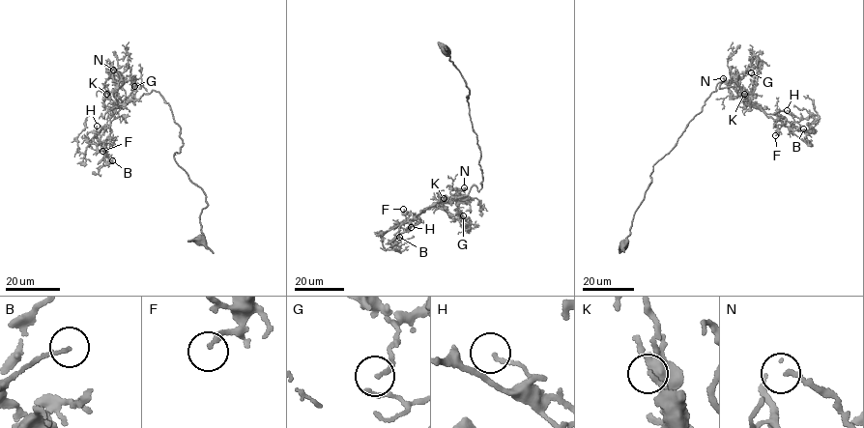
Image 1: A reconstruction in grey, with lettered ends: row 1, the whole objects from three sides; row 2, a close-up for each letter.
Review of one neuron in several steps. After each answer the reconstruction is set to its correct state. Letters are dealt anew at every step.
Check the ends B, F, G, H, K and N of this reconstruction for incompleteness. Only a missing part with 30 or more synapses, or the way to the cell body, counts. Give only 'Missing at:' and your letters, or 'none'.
Missing at: none

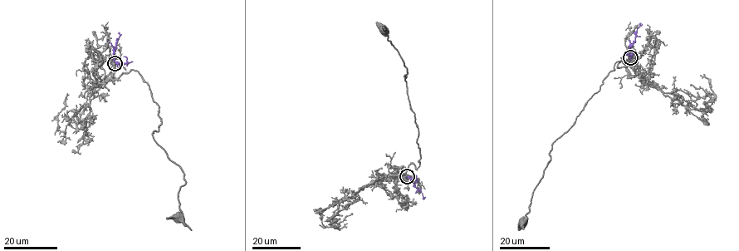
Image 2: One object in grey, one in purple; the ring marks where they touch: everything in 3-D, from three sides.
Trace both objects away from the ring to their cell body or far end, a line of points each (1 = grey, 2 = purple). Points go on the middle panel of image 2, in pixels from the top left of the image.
1: (407, 176), (398, 176), (410, 164), (416, 169), (419, 164), (418, 127), (404, 80), (407, 68), (384, 29)
2: (407, 176), (413, 179), (414, 187), (424, 198)

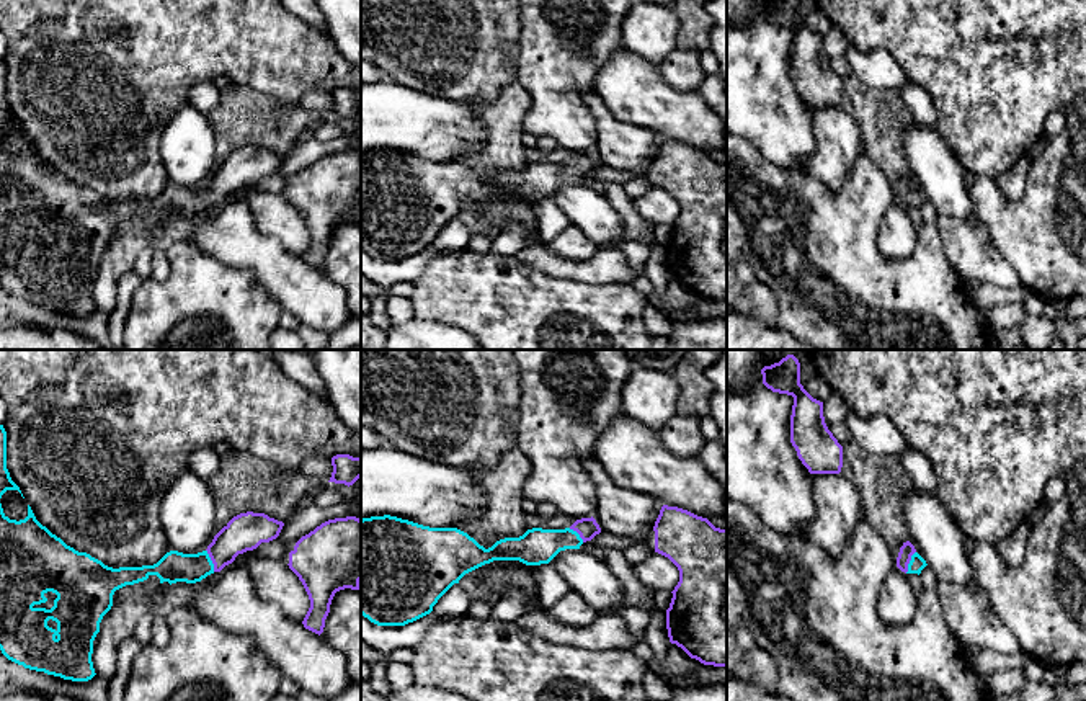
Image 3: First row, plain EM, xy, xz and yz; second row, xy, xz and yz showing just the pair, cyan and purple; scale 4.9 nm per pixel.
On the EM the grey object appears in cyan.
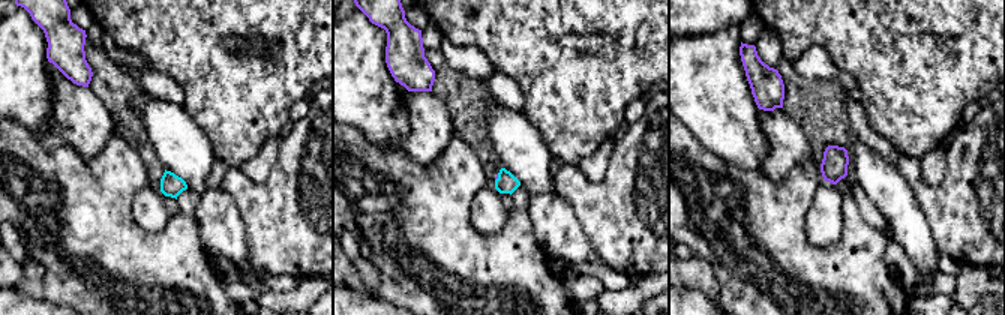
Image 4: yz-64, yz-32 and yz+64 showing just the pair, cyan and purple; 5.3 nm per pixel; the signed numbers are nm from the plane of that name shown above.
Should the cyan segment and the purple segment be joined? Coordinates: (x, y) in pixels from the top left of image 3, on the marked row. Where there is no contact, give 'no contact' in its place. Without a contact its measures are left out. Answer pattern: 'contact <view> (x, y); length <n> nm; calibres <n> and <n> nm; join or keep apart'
contact xy (211, 561); length 120 nm; calibres 150 and 190 nm; join

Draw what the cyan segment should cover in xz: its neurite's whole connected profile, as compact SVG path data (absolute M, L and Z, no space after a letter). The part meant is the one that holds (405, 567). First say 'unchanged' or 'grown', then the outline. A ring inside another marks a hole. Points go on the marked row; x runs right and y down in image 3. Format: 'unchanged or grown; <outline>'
grown; M397 516L361 520L361 614L377 626L405 626L433 611L438 600L459 580L493 560L519 560L526 565L549 564L560 551L580 549L601 533L596 520L581 518L565 529L527 529L485 549L457 528L430 528Z

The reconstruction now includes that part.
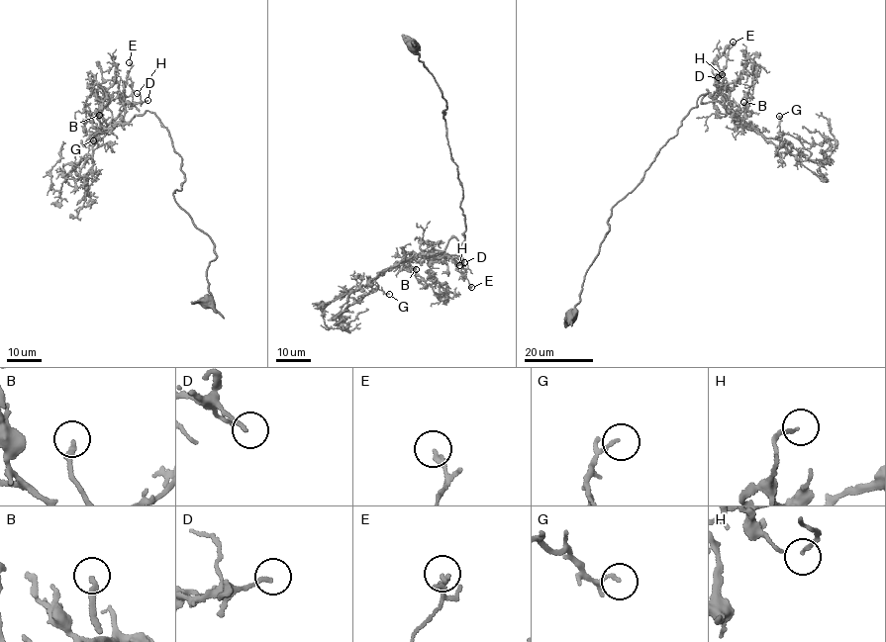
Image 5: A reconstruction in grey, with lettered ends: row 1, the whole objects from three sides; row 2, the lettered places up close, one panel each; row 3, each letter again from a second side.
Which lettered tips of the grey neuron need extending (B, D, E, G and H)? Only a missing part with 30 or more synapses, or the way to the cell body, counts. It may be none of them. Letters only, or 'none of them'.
B, G

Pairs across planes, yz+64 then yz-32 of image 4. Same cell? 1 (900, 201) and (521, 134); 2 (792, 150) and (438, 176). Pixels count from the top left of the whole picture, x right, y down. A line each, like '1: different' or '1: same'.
1: same
2: different

